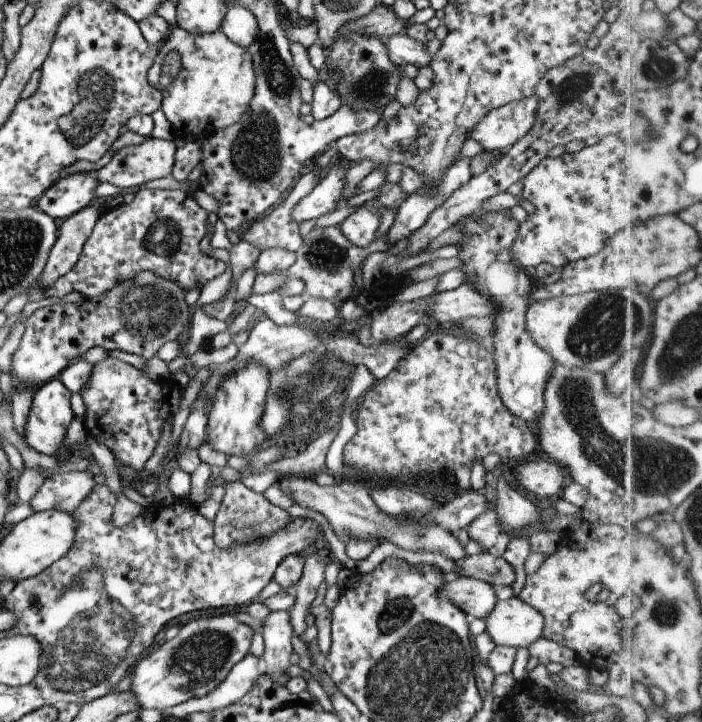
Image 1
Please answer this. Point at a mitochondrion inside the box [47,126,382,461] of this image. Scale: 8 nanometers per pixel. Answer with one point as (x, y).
(146, 312)

